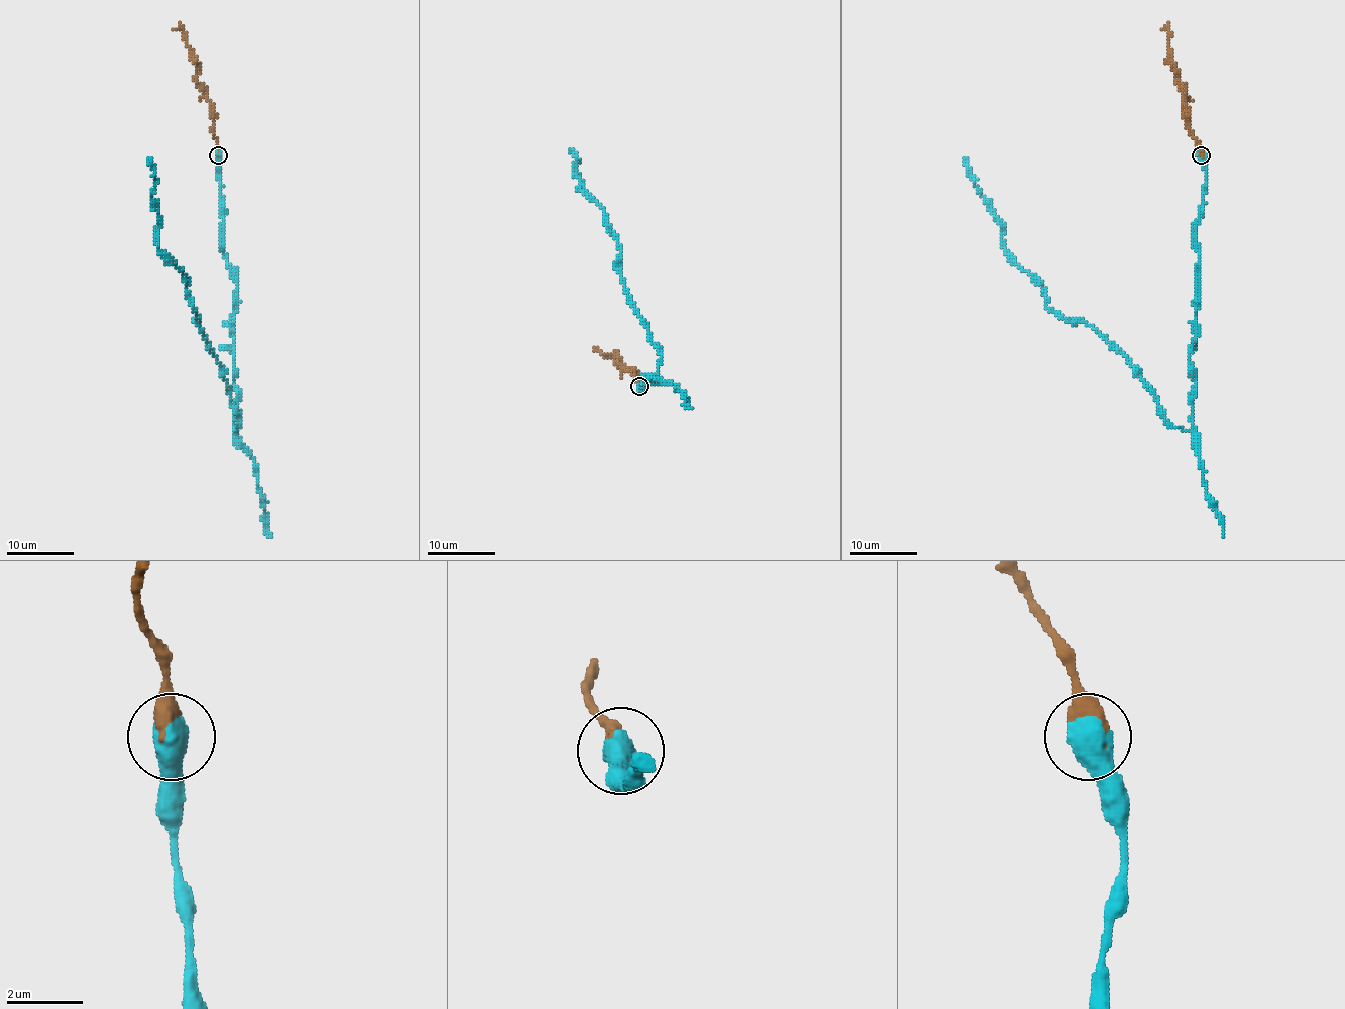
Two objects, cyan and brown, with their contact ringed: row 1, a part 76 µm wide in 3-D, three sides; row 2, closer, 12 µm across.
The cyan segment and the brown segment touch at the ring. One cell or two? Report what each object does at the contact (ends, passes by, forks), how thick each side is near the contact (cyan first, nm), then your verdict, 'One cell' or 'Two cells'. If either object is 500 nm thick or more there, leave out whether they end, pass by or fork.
Thickness 750 nm (cyan) against 700 nm. One cell

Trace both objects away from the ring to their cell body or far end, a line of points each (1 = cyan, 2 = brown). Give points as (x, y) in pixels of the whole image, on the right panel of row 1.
1: (1200, 155), (1193, 426), (1182, 430), (1104, 338), (1046, 306), (1004, 248), (967, 157)
2: (1200, 155), (1199, 140), (1187, 121), (1185, 89), (1175, 81), (1169, 33), (1165, 26), (1162, 30)

